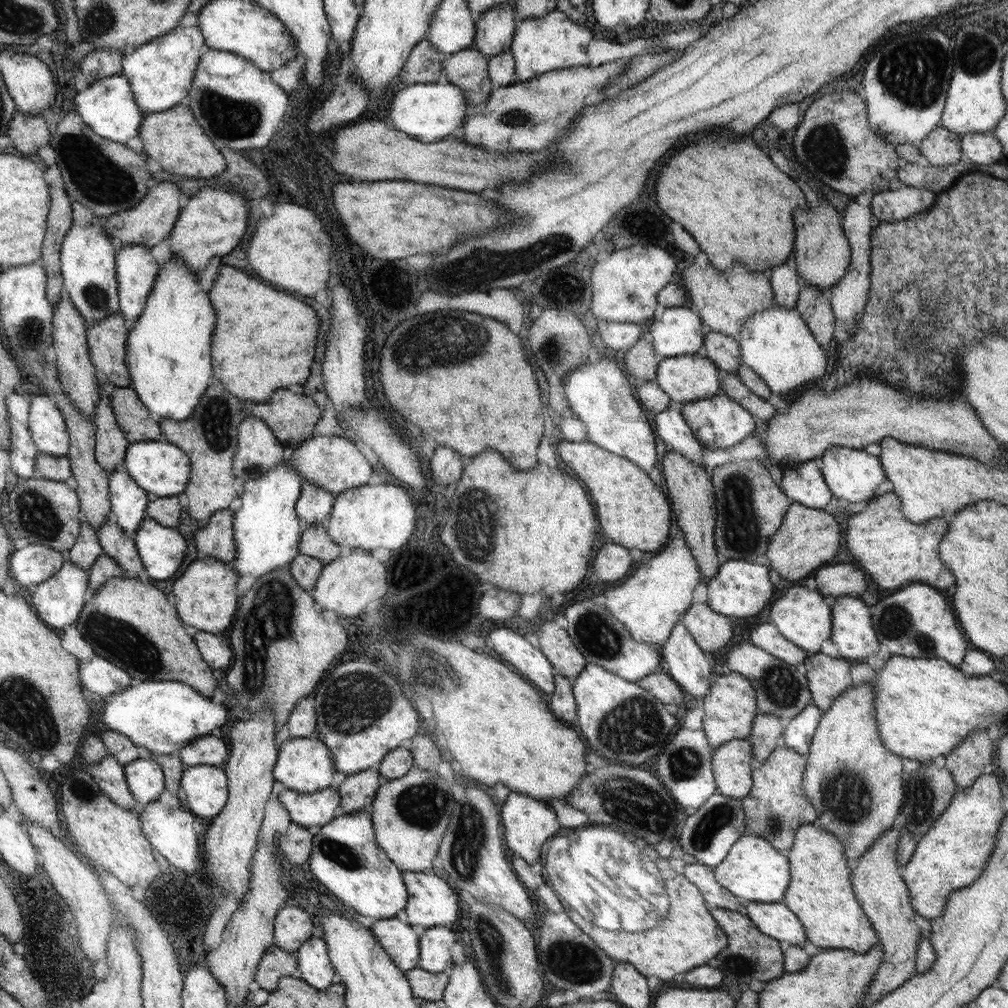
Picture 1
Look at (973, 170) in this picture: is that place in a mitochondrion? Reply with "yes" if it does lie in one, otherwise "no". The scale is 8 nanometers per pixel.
no

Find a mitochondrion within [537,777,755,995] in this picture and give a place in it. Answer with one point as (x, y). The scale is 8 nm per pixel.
(575, 962)

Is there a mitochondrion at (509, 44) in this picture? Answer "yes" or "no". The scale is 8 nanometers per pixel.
no

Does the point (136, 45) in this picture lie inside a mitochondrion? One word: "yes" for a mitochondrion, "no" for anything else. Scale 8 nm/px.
no

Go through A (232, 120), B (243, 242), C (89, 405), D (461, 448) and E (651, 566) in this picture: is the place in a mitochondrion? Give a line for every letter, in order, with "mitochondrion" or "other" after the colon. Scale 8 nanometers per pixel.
A: mitochondrion
B: other
C: other
D: other
E: other

